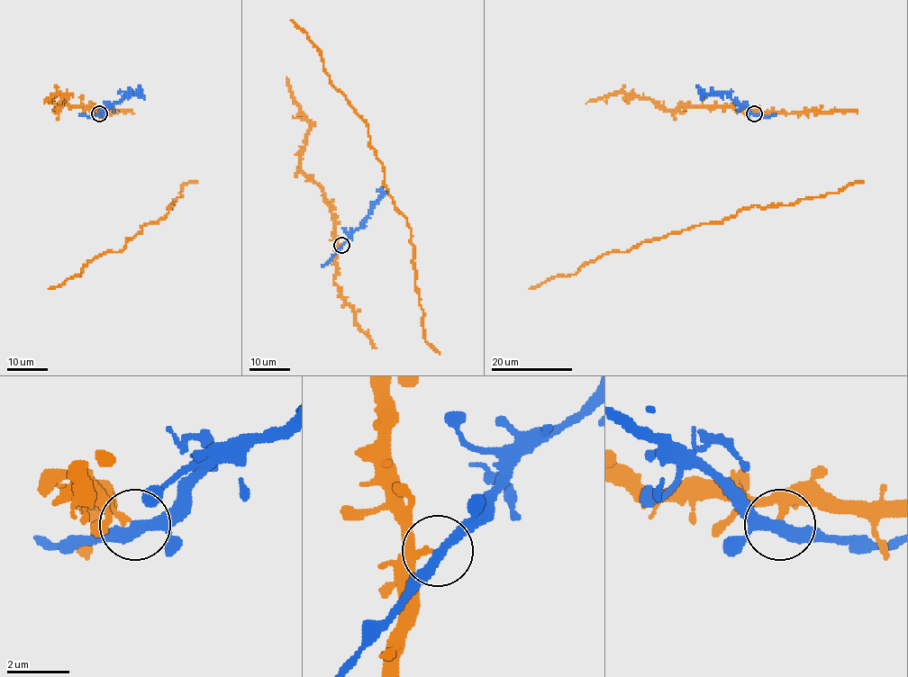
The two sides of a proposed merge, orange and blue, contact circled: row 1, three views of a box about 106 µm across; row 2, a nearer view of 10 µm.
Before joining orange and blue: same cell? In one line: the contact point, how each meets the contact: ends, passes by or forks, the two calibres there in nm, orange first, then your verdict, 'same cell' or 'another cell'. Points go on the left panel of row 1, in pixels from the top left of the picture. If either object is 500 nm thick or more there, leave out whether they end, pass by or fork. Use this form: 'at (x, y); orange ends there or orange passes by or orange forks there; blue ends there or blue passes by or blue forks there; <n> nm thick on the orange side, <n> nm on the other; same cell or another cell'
at (99, 113); orange ends there; blue passes by; 200 nm thick on the orange side, 360 nm on the other; another cell

